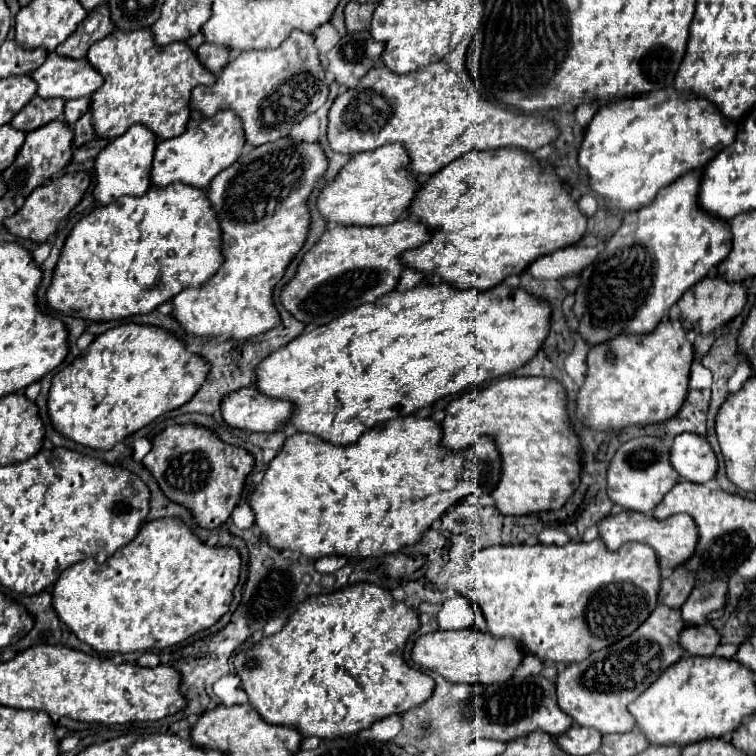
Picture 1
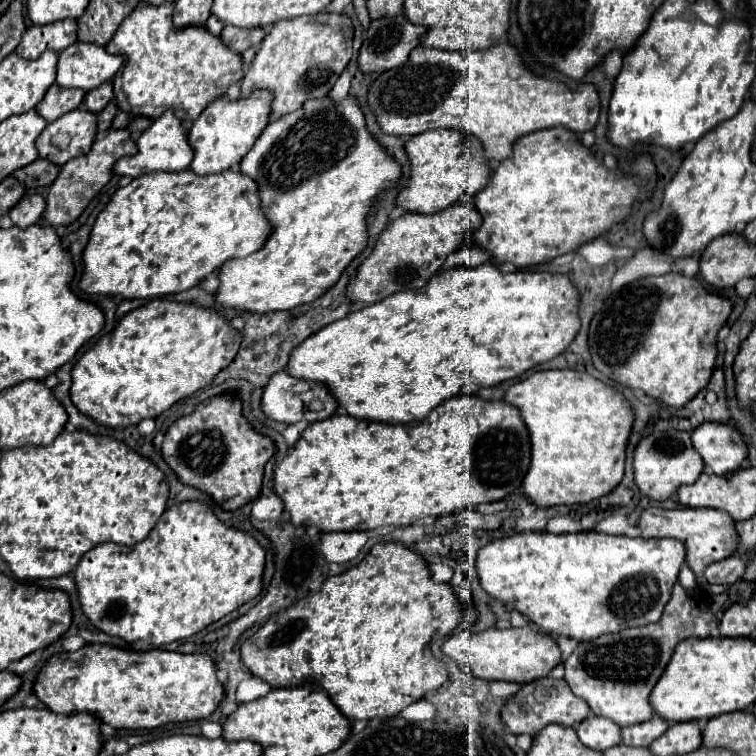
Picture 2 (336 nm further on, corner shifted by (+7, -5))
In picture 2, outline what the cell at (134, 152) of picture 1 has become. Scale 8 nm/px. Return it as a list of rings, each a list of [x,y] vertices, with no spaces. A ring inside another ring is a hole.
[[[165,113],[163,117],[155,119],[153,125],[143,131],[143,135],[137,141],[139,151],[135,155],[123,157],[115,163],[115,171],[119,175],[129,175],[129,177],[141,177],[145,173],[151,171],[183,171],[187,169],[187,165],[191,165],[191,145],[187,141],[187,127],[177,121],[177,117],[173,113]]]

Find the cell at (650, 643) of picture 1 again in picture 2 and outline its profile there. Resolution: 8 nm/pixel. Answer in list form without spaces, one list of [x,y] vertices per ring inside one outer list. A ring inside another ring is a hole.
[[[677,583],[673,597],[657,623],[623,629],[619,633],[597,637],[595,641],[579,643],[573,655],[565,661],[565,681],[577,697],[583,697],[589,703],[595,715],[609,717],[621,727],[649,721],[655,715],[649,703],[649,693],[665,671],[675,645],[687,637],[711,637],[717,629],[719,619],[711,611],[711,595],[699,587],[687,591]]]

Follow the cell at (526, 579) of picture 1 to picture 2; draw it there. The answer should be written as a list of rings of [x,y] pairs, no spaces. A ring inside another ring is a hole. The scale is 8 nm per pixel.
[[[515,533],[491,541],[477,555],[477,573],[481,587],[499,601],[515,605],[541,631],[559,637],[569,635],[579,641],[591,641],[603,633],[617,633],[627,627],[641,627],[659,621],[667,605],[679,569],[685,561],[685,545],[675,539],[643,539],[625,535],[583,533]]]

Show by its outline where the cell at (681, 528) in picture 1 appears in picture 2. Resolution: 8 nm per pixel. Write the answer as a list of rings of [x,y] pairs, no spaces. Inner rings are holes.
[[[649,507],[643,511],[639,519],[639,527],[643,529],[641,537],[673,537],[683,541],[687,549],[687,565],[695,571],[697,584],[706,589],[708,582],[705,582],[703,571],[707,565],[727,559],[735,553],[735,521],[731,515],[723,513],[723,509],[659,509],[659,507]]]

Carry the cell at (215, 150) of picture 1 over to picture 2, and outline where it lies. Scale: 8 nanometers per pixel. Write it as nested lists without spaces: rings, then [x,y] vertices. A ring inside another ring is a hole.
[[[259,89],[251,93],[245,99],[215,99],[207,109],[203,109],[201,117],[193,121],[189,129],[189,141],[195,151],[191,169],[197,175],[209,175],[209,173],[219,173],[225,169],[233,169],[241,163],[241,159],[247,155],[247,151],[253,147],[261,131],[267,127],[271,117],[271,93],[267,89]]]

